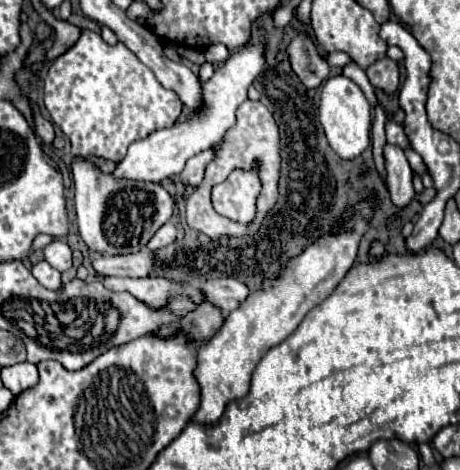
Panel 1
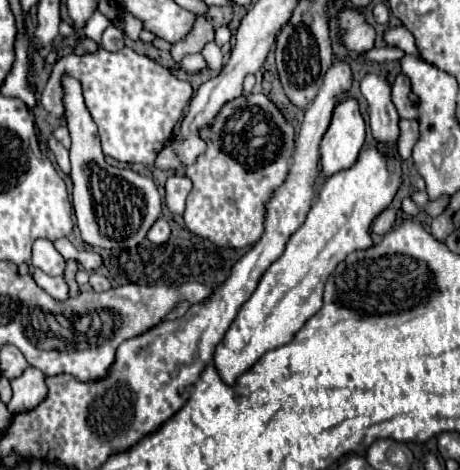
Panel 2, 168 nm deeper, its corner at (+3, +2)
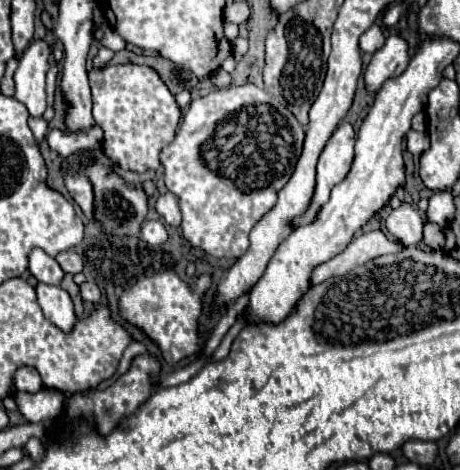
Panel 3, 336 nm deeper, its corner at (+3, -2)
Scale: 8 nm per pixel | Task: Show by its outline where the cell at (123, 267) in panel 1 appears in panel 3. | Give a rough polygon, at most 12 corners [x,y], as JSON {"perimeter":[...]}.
{"perimeter":[[63,251],[55,259],[65,273],[81,273],[83,261],[75,251]]}

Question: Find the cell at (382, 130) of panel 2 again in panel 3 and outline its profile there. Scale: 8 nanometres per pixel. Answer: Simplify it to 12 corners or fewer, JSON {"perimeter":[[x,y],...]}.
{"perimeter":[[389,35],[375,51],[365,83],[379,91],[409,65],[409,45]]}

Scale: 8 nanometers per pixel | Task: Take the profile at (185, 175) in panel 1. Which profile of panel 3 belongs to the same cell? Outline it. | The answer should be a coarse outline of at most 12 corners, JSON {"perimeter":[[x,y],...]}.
{"perimeter":[[165,193],[157,199],[155,211],[165,223],[179,227],[181,211],[177,197]]}

